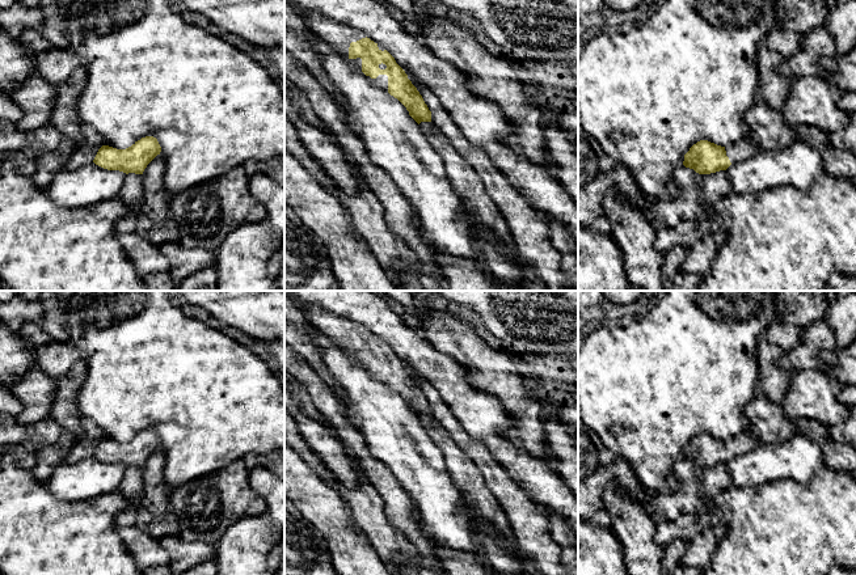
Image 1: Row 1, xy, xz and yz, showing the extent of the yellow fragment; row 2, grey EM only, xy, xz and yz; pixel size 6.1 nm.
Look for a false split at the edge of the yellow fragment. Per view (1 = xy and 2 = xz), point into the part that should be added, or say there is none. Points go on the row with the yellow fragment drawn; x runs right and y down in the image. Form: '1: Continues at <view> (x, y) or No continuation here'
1: No continuation here
2: Continues at xz (338, 36)

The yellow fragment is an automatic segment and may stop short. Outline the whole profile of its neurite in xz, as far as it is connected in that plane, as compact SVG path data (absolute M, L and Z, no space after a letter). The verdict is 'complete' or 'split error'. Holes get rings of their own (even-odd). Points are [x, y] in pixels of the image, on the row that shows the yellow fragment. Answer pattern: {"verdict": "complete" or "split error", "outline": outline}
{"verdict": "split error", "outline": "M295 7L295 10L307 21L313 34L343 52L374 85L397 98L418 124L431 122L431 111L422 96L383 46L319 12L299 7Z"}

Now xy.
{"verdict": "complete", "outline": "M146 136L126 149L102 145L93 162L107 170L119 170L126 174L143 174L147 165L161 152L156 138Z"}

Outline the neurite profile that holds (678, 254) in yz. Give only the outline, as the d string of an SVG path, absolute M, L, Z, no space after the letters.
M674 246L663 254L665 261L661 269L661 280L666 291L671 288L675 275L680 272L679 266L686 261L687 253L688 248Z

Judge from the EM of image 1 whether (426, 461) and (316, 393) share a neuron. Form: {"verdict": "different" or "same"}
{"verdict": "different"}

